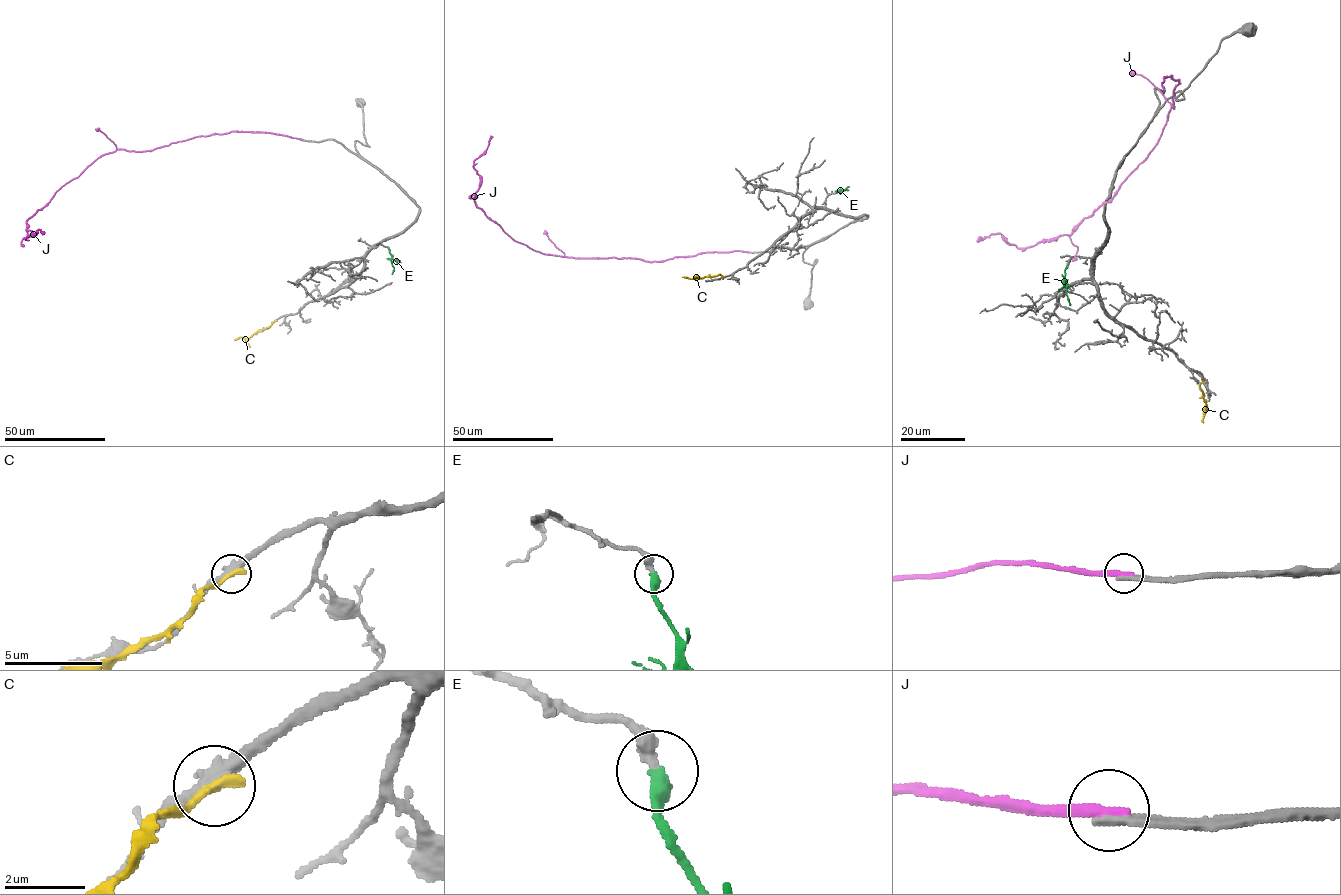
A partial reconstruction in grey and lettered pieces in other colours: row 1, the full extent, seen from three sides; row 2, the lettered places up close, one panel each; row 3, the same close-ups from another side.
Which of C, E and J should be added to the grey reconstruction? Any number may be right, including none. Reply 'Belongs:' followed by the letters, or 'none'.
Belongs: E

